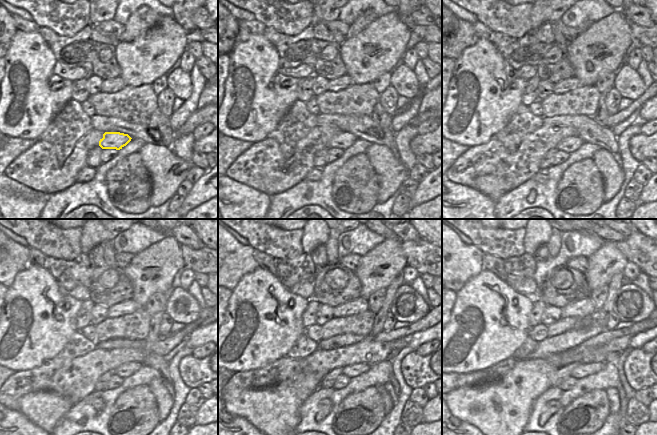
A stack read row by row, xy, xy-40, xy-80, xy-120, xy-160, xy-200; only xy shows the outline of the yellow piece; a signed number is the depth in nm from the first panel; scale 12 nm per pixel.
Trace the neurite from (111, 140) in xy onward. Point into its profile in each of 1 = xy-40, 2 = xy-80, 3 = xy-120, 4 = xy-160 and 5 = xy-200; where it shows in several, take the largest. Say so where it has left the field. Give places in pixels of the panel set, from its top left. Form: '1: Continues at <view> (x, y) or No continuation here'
1: Continues at xy-40 (342, 140)
2: Continues at xy-80 (574, 142)
3: Continues at xy-120 (130, 368)
4: Continues at xy-160 (356, 369)
5: Continues at xy-200 (583, 370).

